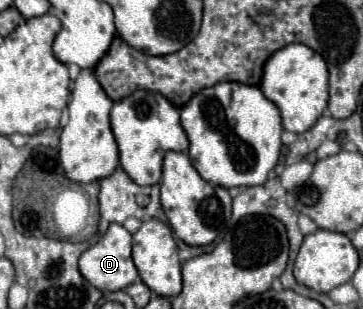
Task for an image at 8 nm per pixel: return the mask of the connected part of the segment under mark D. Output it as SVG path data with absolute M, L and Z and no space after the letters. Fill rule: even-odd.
M111 224L105 236L81 254L79 272L81 276L85 276L85 280L89 280L89 284L99 288L101 292L125 290L139 278L139 272L131 260L131 234L121 224Z

